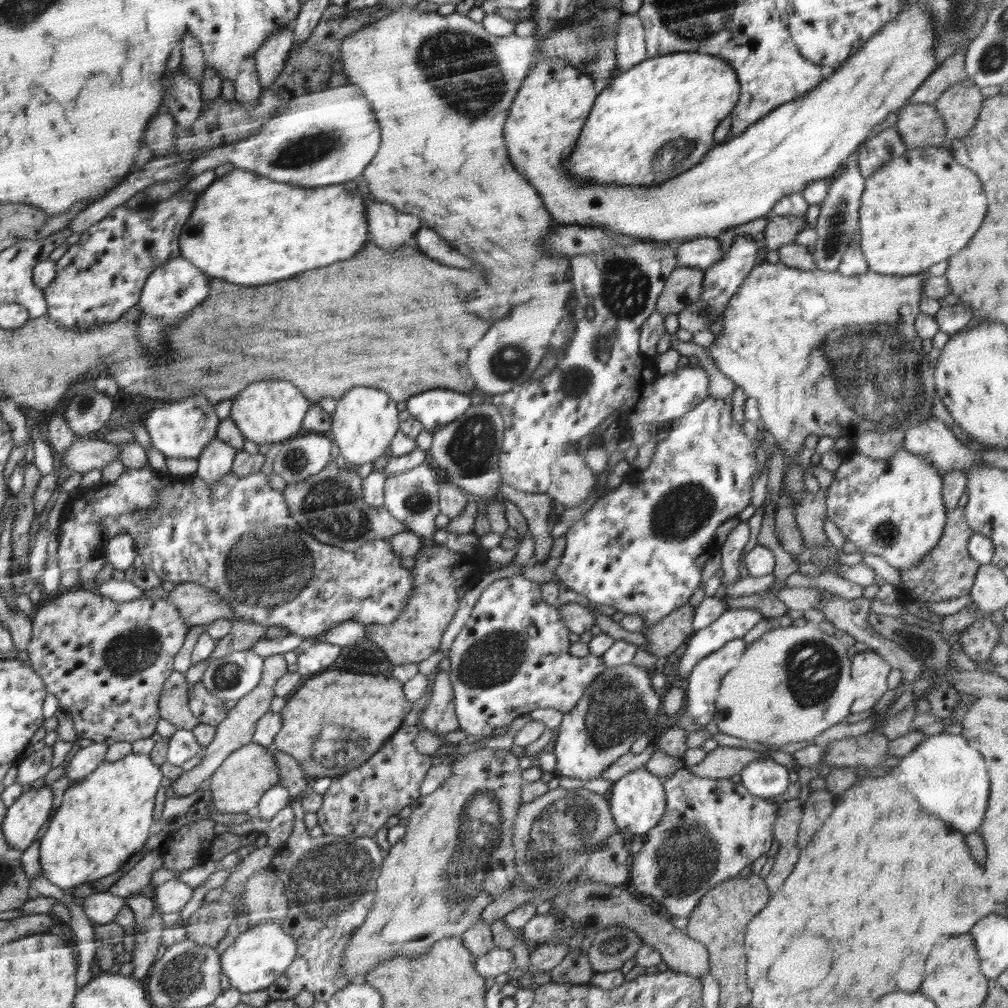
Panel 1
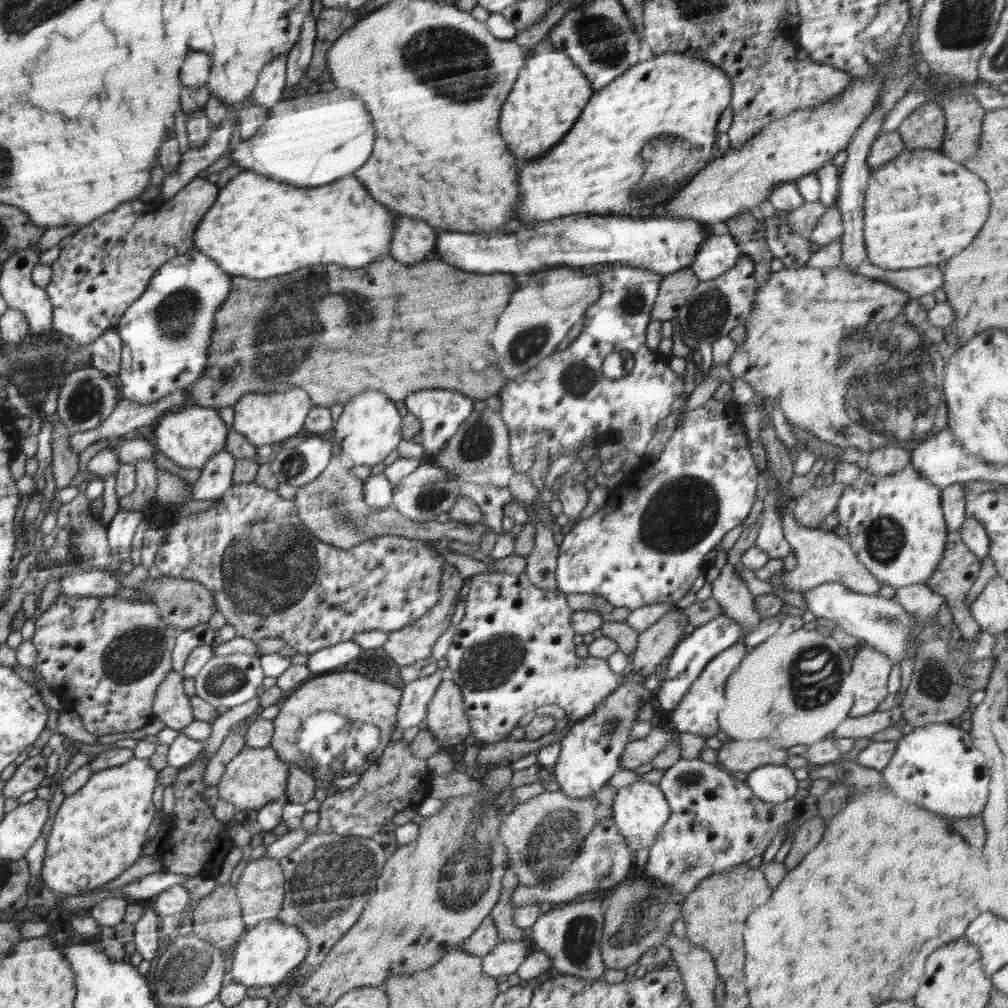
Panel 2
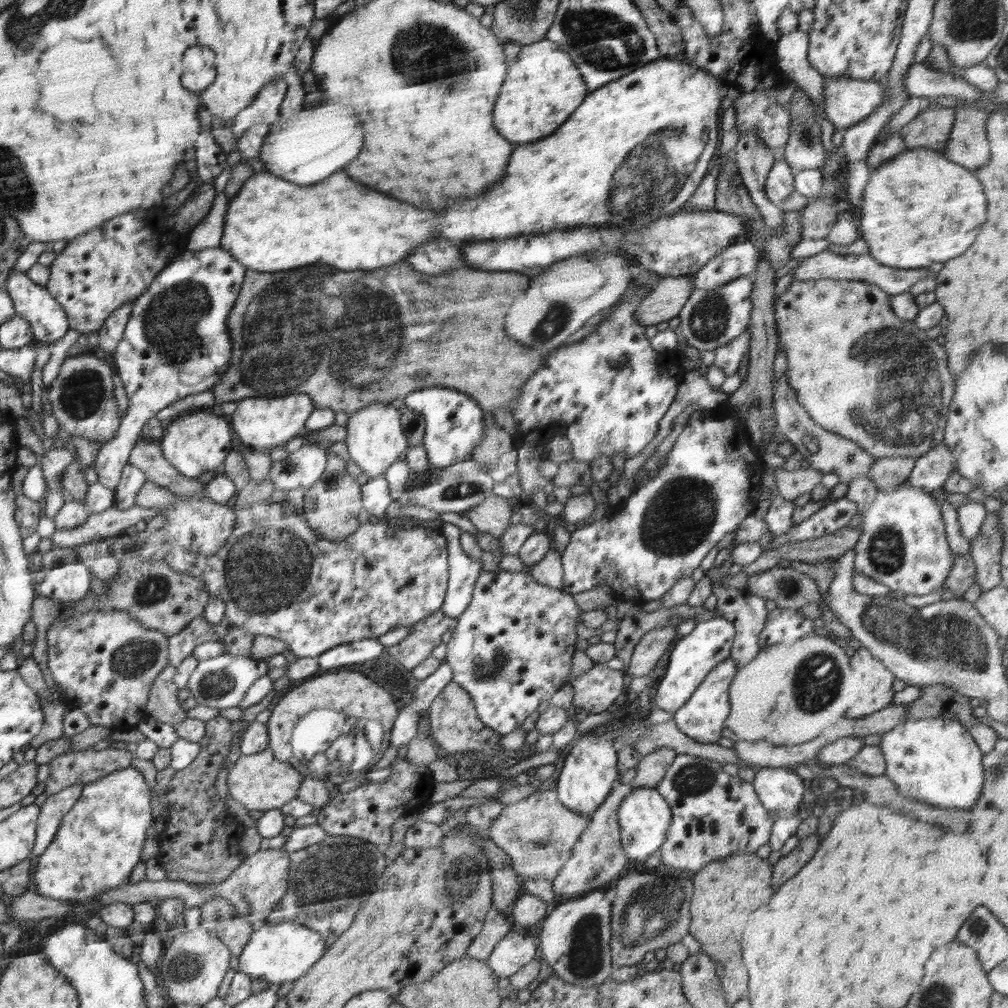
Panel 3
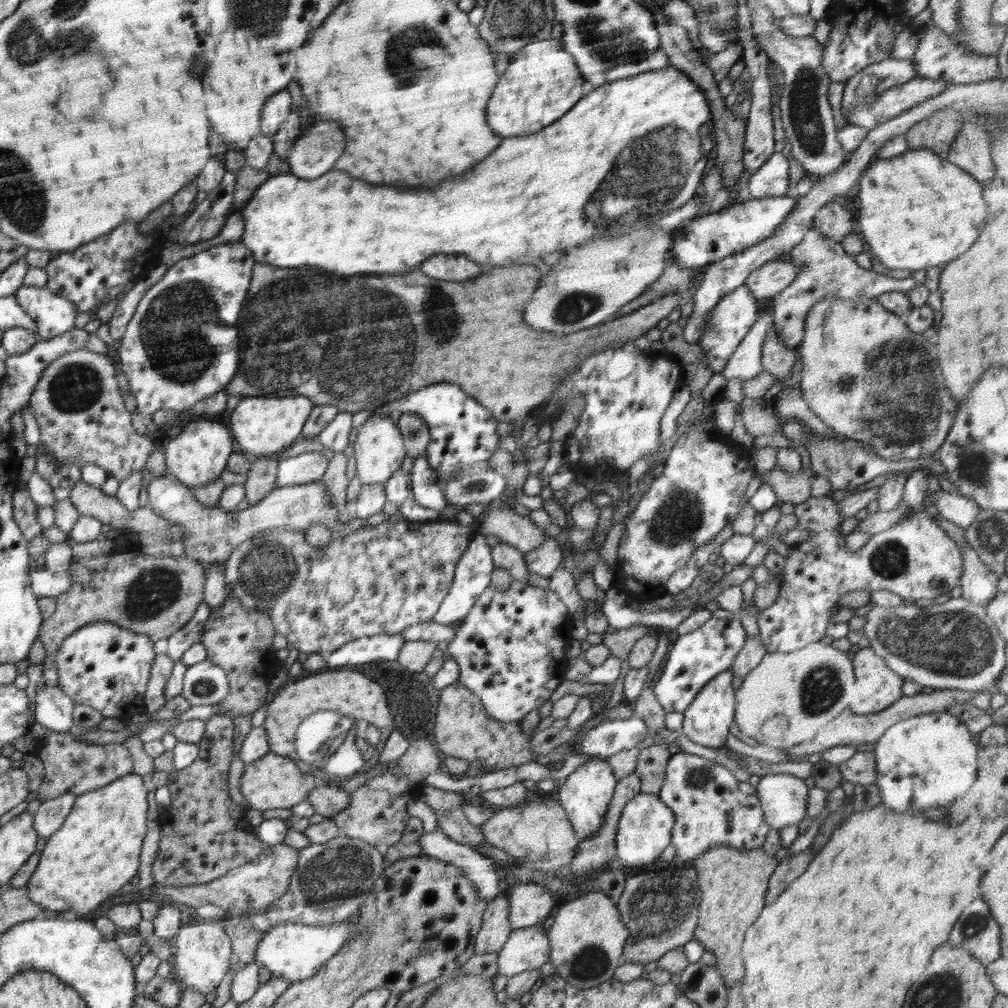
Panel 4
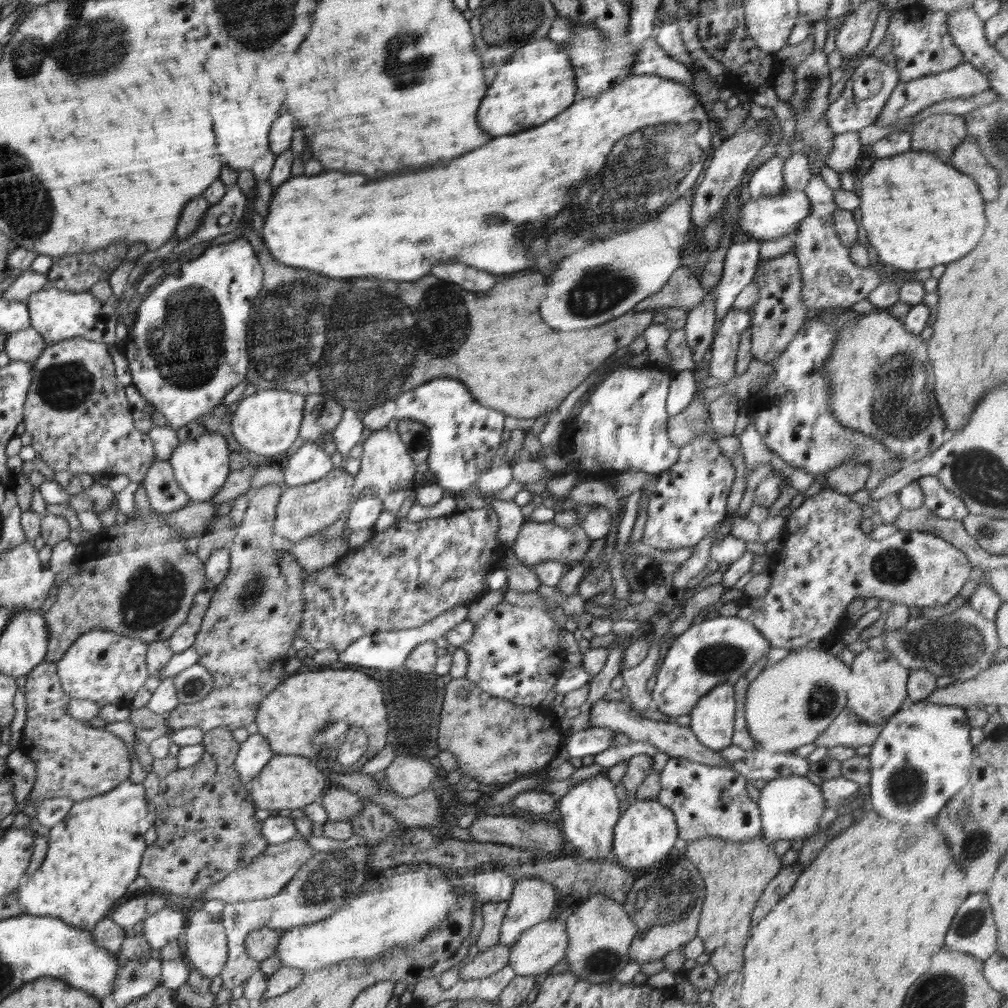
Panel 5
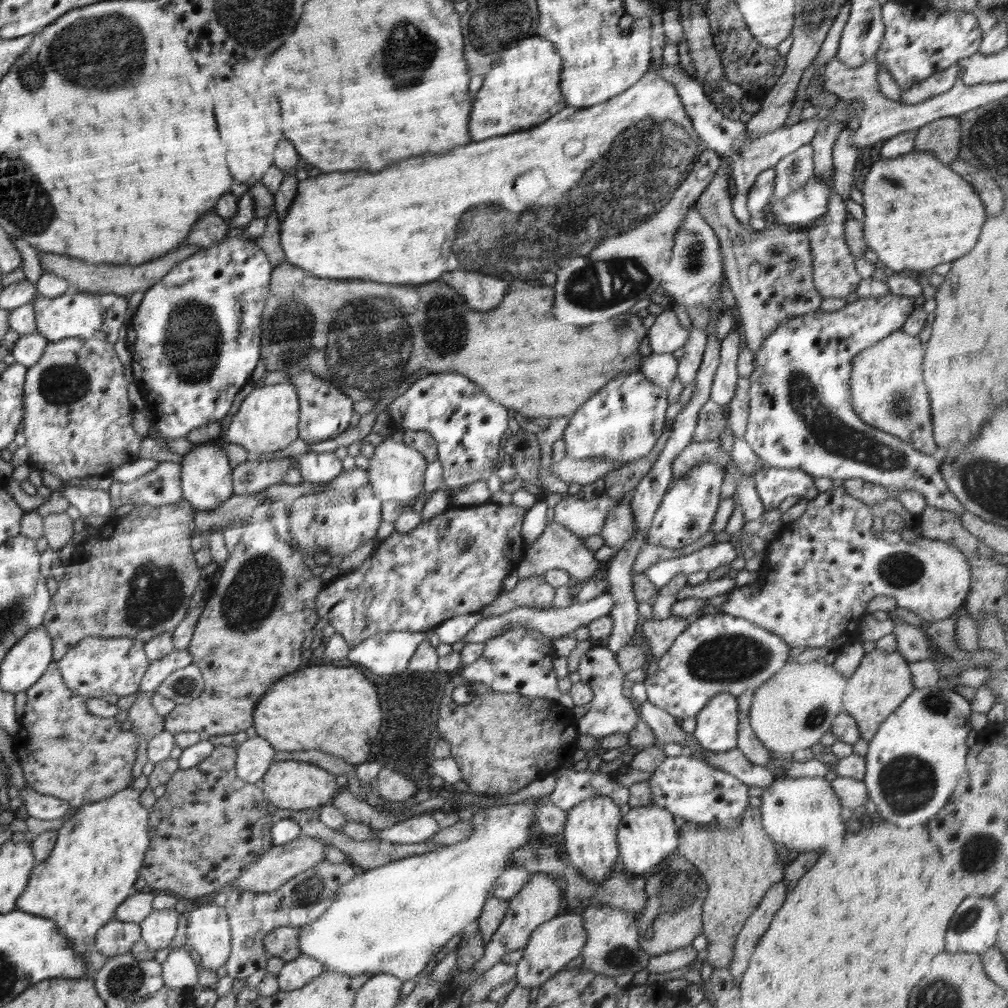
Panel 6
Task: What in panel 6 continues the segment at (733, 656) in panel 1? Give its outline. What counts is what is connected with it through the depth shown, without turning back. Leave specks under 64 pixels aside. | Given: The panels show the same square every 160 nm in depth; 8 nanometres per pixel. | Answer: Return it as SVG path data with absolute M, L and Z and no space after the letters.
M720 693L712 697L695 717L696 728L692 736L699 745L714 753L726 753L737 748L739 721L737 697Z

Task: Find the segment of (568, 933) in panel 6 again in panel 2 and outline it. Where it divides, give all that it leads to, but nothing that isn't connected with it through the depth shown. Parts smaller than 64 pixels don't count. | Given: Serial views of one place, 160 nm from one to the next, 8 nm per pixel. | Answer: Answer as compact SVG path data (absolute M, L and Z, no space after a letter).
M522 941L499 942L489 954L482 957L482 973L494 978L516 973L528 956L527 950Z

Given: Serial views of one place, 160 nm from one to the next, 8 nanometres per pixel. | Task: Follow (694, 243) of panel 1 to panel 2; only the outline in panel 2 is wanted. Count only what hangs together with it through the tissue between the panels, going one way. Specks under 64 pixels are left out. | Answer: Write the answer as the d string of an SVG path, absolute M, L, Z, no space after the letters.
M732 234L708 236L689 266L700 281L715 279L737 263L742 253Z

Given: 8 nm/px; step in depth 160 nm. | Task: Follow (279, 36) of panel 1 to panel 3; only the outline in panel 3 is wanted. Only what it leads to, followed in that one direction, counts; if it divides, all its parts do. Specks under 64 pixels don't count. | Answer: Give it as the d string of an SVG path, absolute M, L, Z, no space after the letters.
M276 78L268 82L254 100L240 110L234 117L231 126L232 134L236 139L253 124L266 123L271 125L281 114L281 102L286 94L286 82L282 78Z

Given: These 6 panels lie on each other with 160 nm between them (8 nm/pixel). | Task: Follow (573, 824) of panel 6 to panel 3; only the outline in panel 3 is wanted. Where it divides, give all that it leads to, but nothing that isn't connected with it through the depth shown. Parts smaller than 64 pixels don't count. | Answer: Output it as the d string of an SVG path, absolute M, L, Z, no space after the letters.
M587 733L578 738L578 742L573 747L569 747L555 788L558 800L562 804L582 816L591 818L593 812L606 800L615 787L614 784L619 773L617 750L613 742L614 740L608 733L602 735Z

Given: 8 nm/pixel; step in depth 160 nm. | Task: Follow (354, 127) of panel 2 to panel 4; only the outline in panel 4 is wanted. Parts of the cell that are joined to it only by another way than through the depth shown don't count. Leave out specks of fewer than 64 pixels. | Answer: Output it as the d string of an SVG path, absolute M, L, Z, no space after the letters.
M320 120L316 126L300 132L300 136L296 138L293 146L294 148L287 152L289 172L298 176L298 178L306 178L306 180L318 178L318 176L326 174L328 170L332 170L334 162L344 152L344 132L342 132L342 126L336 124L336 122Z

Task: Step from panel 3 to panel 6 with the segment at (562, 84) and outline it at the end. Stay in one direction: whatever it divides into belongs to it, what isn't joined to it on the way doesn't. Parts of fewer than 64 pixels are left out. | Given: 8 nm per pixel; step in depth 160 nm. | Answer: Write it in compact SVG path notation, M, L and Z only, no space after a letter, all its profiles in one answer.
M540 35L524 38L516 46L503 50L498 64L486 74L480 92L472 104L468 130L474 142L506 132L520 132L542 124L562 108L566 108L560 94L560 70L562 62L555 46Z

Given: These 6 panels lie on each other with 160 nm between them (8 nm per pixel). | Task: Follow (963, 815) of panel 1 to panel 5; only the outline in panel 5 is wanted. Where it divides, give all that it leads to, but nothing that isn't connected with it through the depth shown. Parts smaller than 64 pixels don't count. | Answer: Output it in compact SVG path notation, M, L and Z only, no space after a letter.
M925 699L906 704L888 718L868 754L871 779L867 787L873 810L888 820L904 822L906 826L919 827L925 821L933 820L946 803L969 783L974 747L970 743L970 729L967 709L950 704L932 704Z

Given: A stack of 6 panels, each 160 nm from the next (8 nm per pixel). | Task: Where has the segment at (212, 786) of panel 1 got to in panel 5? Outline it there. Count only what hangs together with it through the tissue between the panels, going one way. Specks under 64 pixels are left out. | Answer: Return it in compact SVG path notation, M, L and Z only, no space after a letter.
M274 755L269 763L249 782L252 798L264 810L296 810L312 804L330 786L324 772L316 767L315 761L300 755Z

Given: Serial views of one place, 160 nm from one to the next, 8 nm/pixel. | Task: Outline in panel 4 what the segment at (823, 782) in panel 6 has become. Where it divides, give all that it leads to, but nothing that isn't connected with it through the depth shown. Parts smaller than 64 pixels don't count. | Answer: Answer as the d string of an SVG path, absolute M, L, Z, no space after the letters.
M791 774L764 775L755 789L770 828L783 829L804 818L810 789L803 778Z

